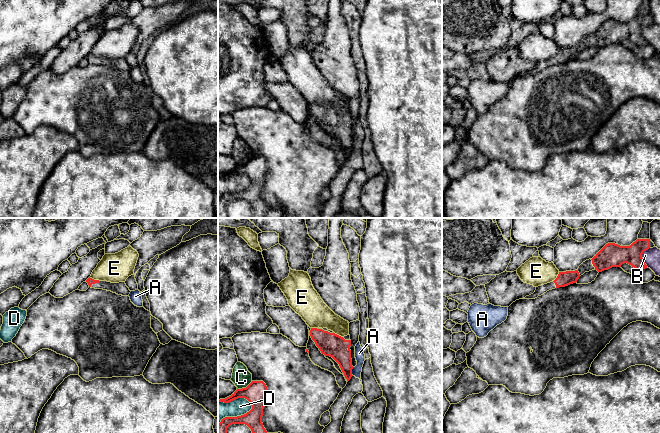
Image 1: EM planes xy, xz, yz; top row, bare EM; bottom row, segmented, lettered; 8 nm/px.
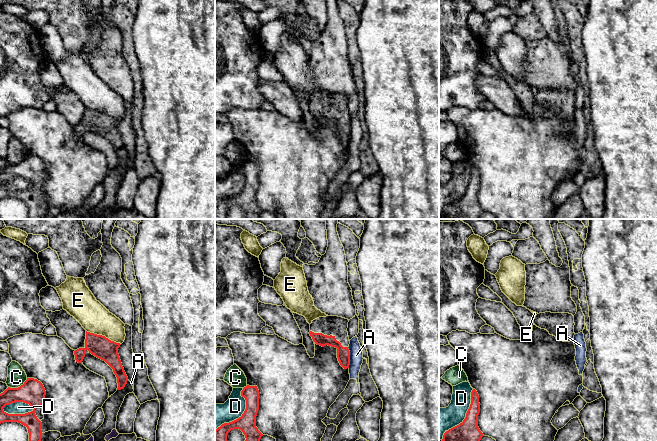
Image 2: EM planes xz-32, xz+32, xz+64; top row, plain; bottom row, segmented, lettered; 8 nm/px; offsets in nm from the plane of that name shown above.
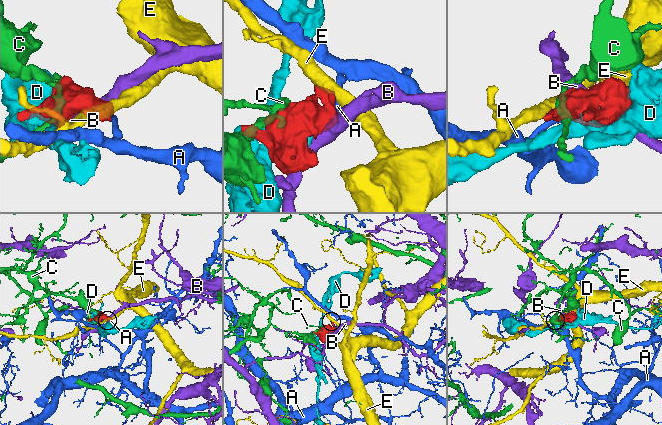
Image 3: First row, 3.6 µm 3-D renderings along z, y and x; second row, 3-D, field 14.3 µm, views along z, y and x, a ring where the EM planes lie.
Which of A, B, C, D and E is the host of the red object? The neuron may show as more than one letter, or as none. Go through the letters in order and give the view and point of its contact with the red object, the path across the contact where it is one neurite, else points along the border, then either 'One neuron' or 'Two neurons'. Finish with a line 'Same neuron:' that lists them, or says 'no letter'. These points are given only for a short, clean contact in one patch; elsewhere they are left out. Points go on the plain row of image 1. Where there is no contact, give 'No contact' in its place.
A: Touches red at xz (351, 147). Boundary: xz (353, 143), (352, 151). Two neurons
B: Touches red at yz (641, 32). Two neurons
C: Touches red at xz (244, 164). Boundary: xz (252, 157), (245, 163), (237, 164). Two neurons
D: Touches red at xz (237, 192). Two neurons
E: Touches red at xy (93, 55). Boundary: xy (89, 53), (99, 57). Two neurons
Same neuron: no letter

